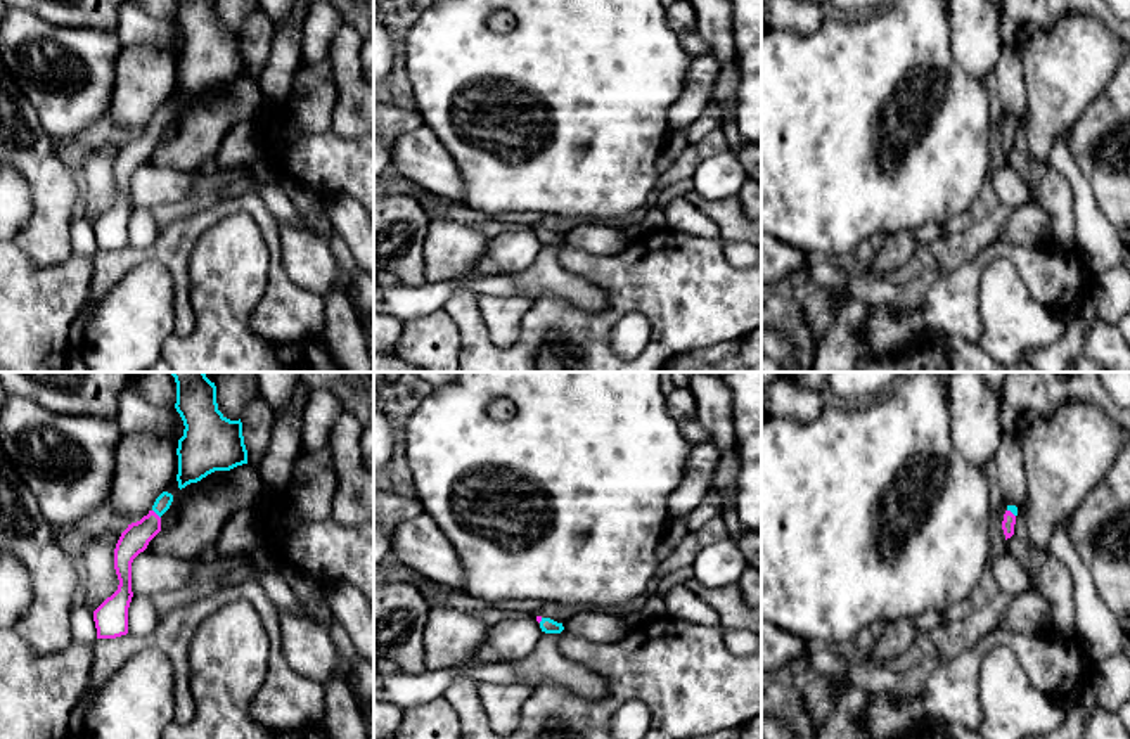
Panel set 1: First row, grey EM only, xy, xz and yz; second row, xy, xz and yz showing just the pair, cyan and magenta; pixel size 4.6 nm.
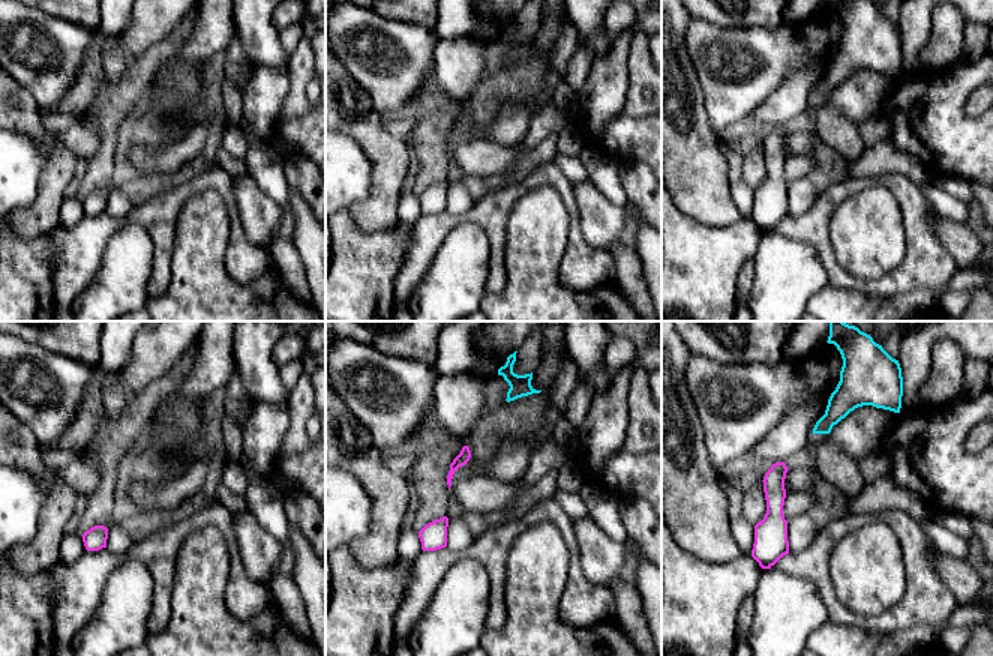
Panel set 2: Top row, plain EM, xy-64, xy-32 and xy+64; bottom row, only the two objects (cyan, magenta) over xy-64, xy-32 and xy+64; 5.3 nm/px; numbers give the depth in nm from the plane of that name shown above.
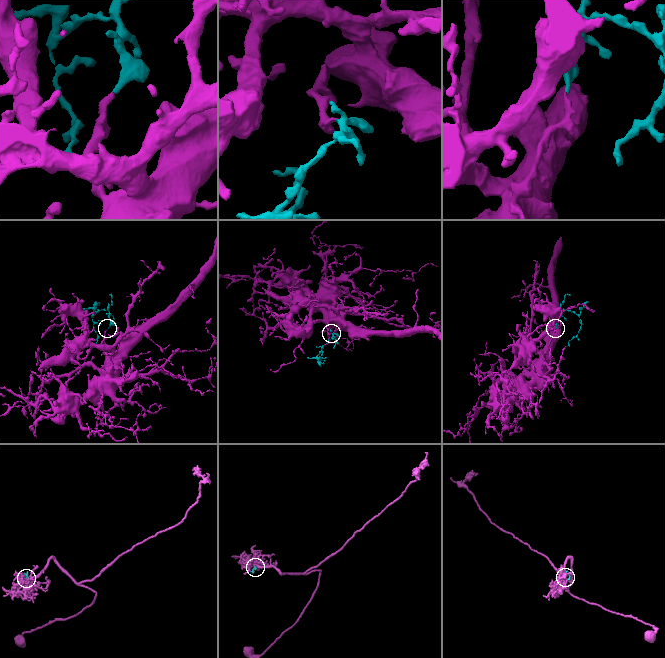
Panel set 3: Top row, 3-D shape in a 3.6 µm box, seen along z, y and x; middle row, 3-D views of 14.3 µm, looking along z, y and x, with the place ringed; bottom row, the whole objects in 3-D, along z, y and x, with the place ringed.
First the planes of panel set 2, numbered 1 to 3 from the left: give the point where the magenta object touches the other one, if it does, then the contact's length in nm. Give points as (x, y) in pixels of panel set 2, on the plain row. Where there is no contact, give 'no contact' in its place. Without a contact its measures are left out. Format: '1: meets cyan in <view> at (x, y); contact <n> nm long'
1: no contact
2: no contact
3: no contact

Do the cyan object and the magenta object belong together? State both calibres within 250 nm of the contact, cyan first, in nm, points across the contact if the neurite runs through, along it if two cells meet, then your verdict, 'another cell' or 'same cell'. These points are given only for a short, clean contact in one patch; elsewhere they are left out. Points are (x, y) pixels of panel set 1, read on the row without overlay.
70/130 nm | across xy (163, 115), (156, 125), (153, 134), (135, 151) | same cell

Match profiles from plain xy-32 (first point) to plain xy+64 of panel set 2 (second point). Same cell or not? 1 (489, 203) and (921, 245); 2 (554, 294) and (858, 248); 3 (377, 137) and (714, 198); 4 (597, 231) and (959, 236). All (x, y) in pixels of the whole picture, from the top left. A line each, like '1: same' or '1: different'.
1: same
2: same
3: same
4: same

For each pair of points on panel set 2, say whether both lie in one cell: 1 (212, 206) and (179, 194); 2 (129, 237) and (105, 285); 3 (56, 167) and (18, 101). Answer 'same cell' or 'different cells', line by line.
1: different cells
2: same cell
3: same cell

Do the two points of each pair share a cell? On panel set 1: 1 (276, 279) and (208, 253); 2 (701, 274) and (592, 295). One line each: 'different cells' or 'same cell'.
1: different cells
2: different cells

